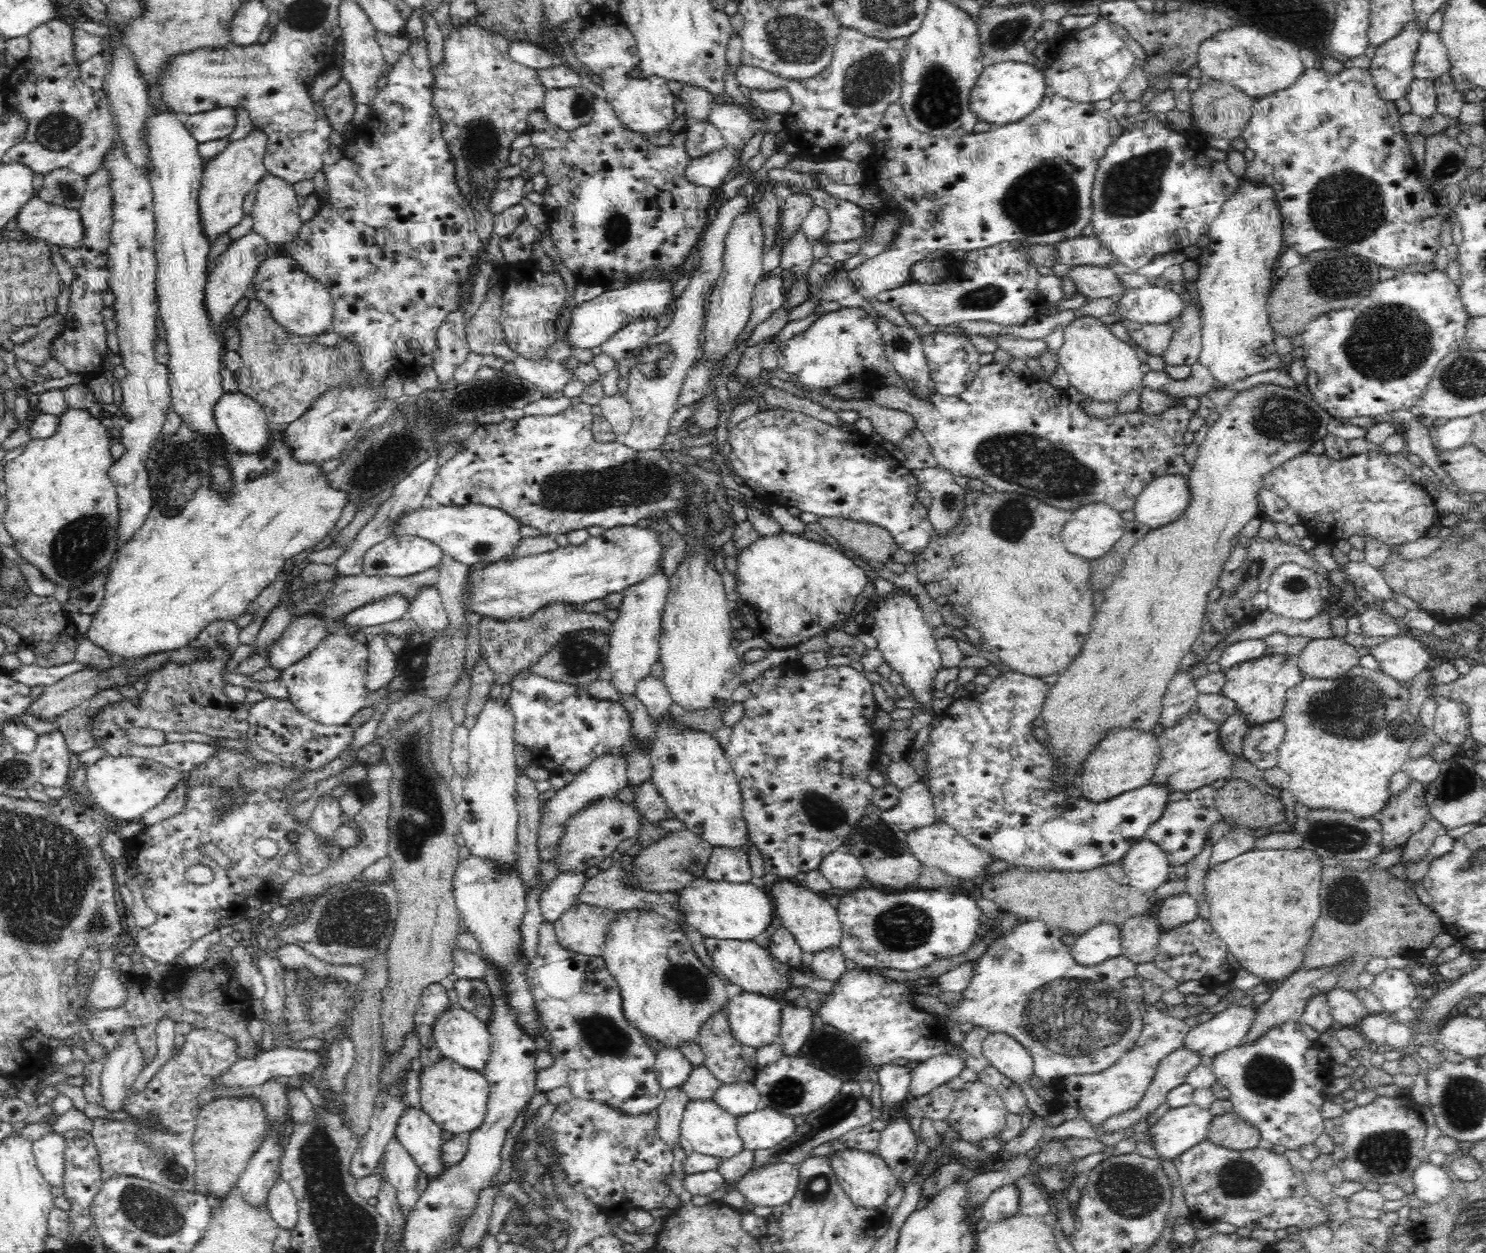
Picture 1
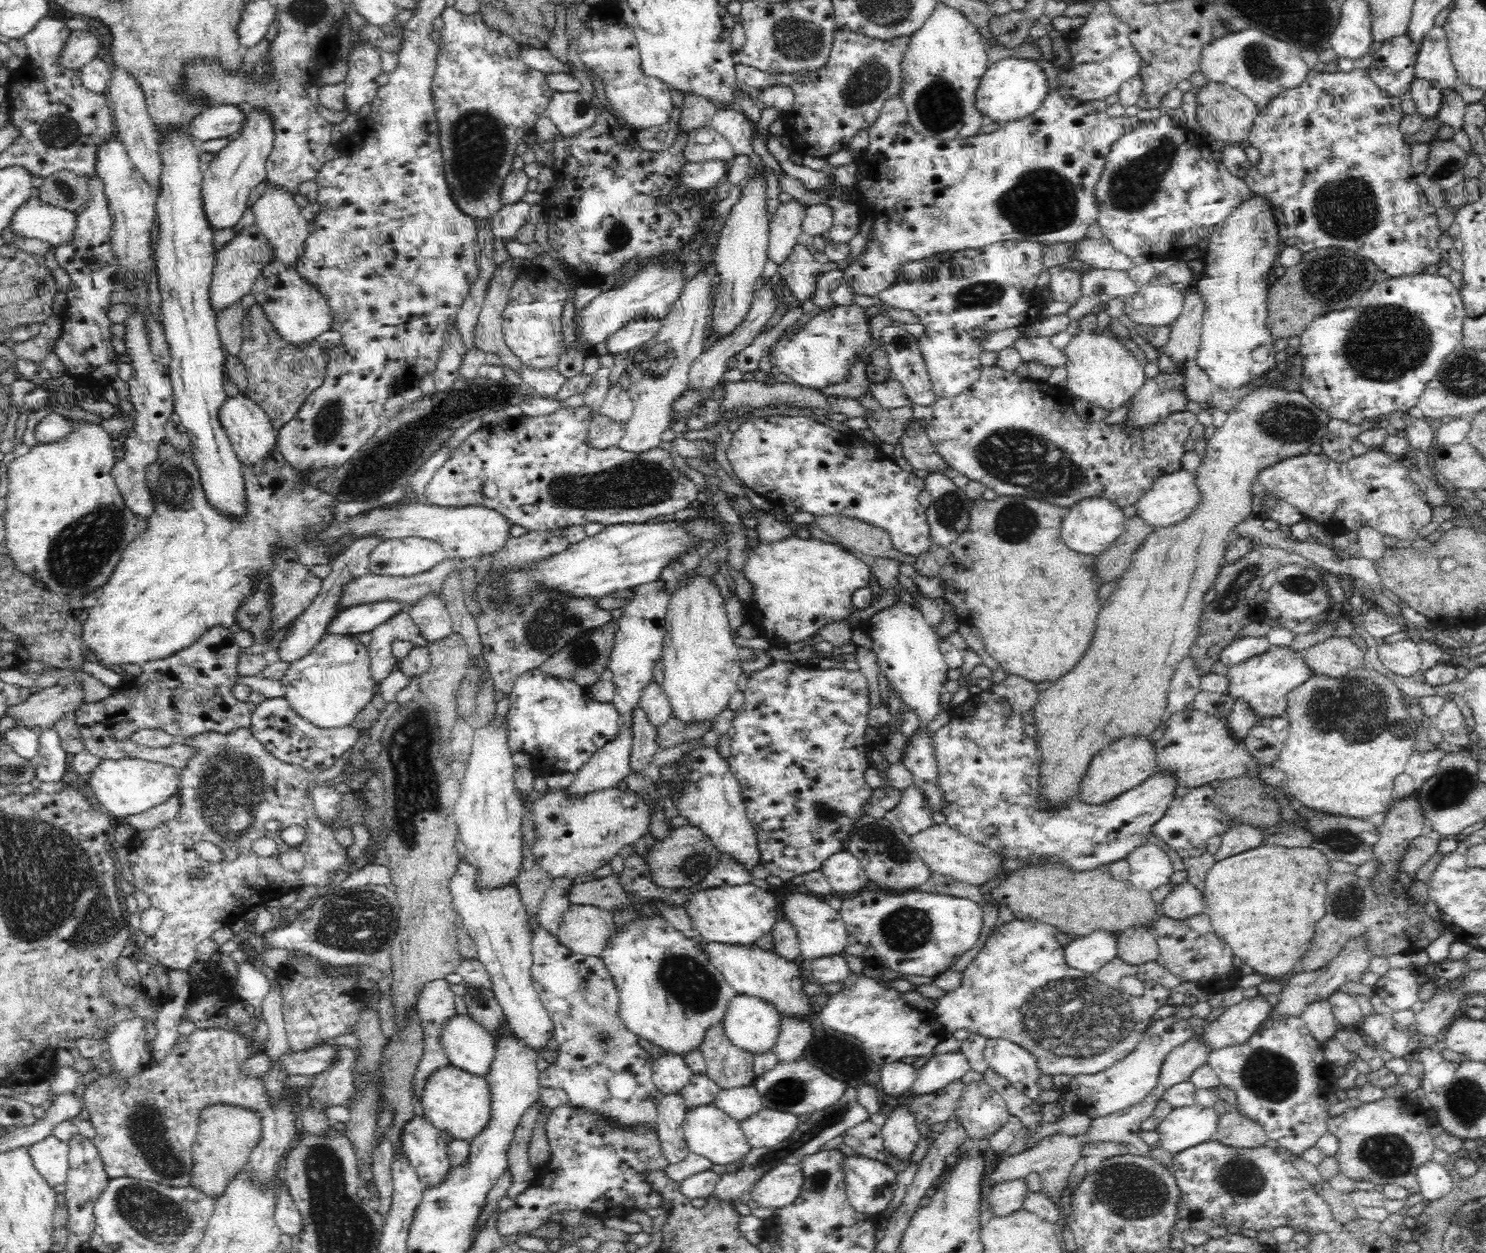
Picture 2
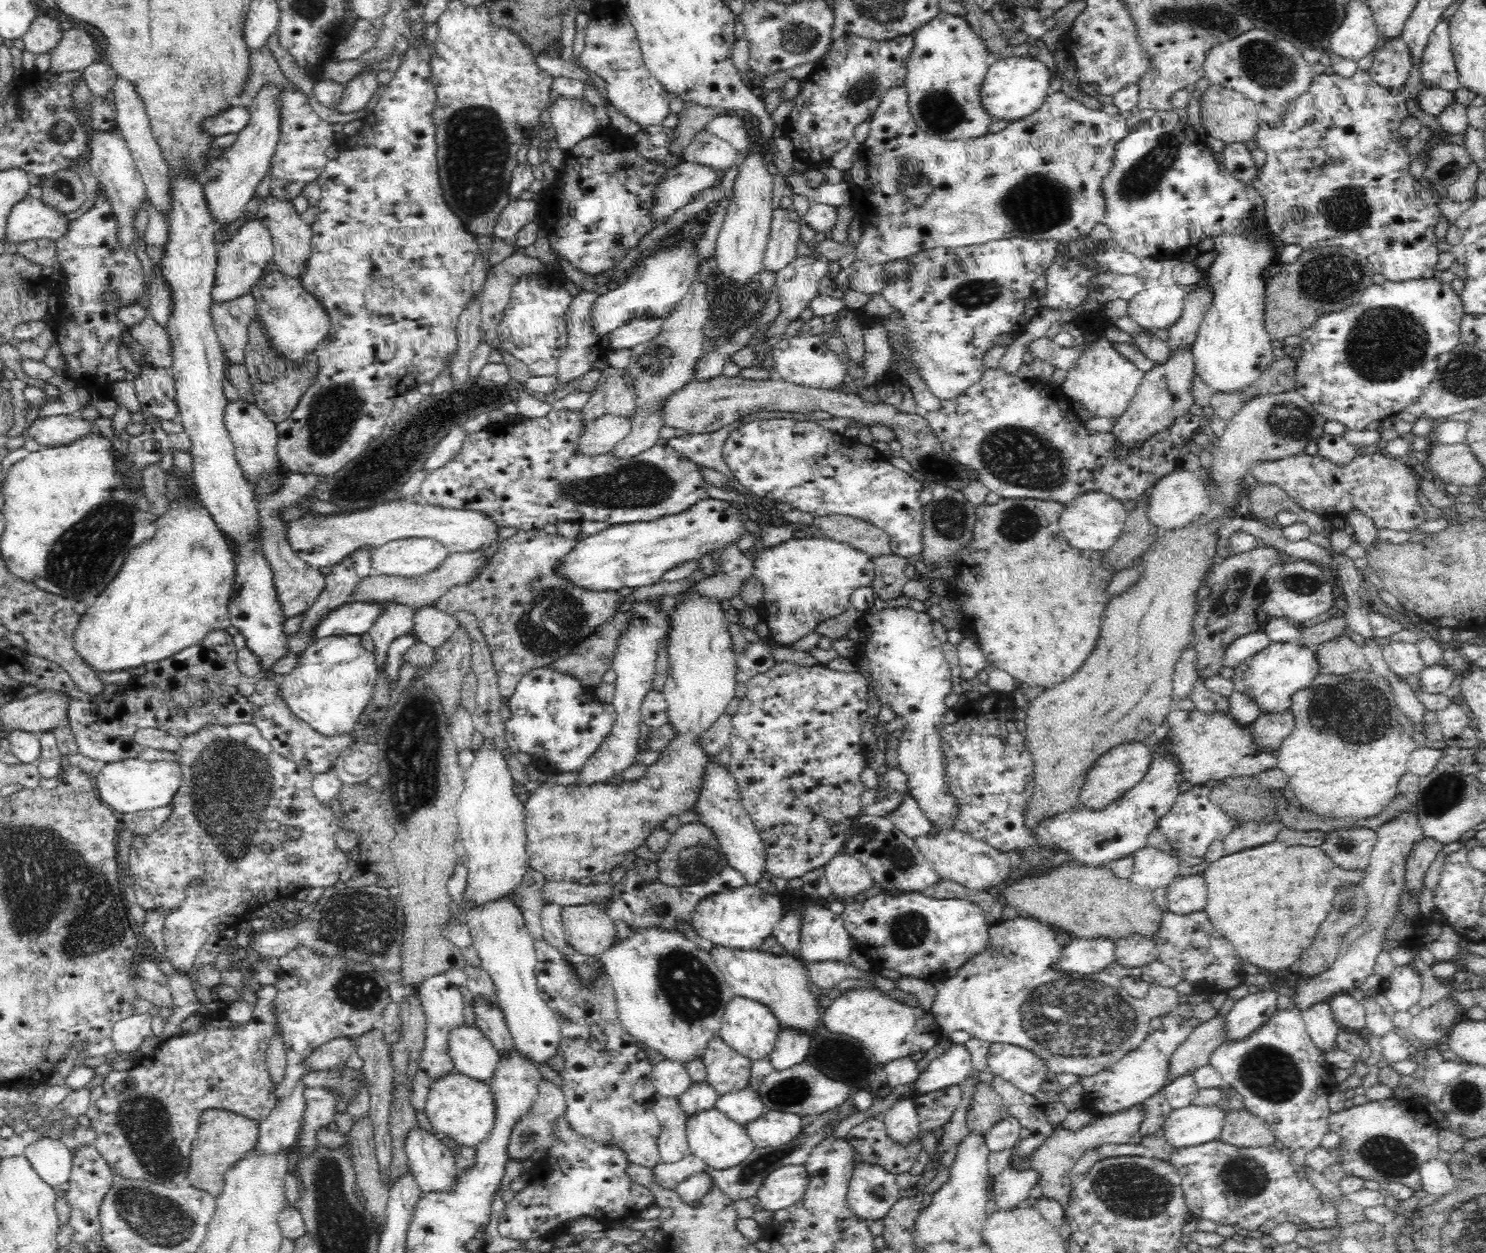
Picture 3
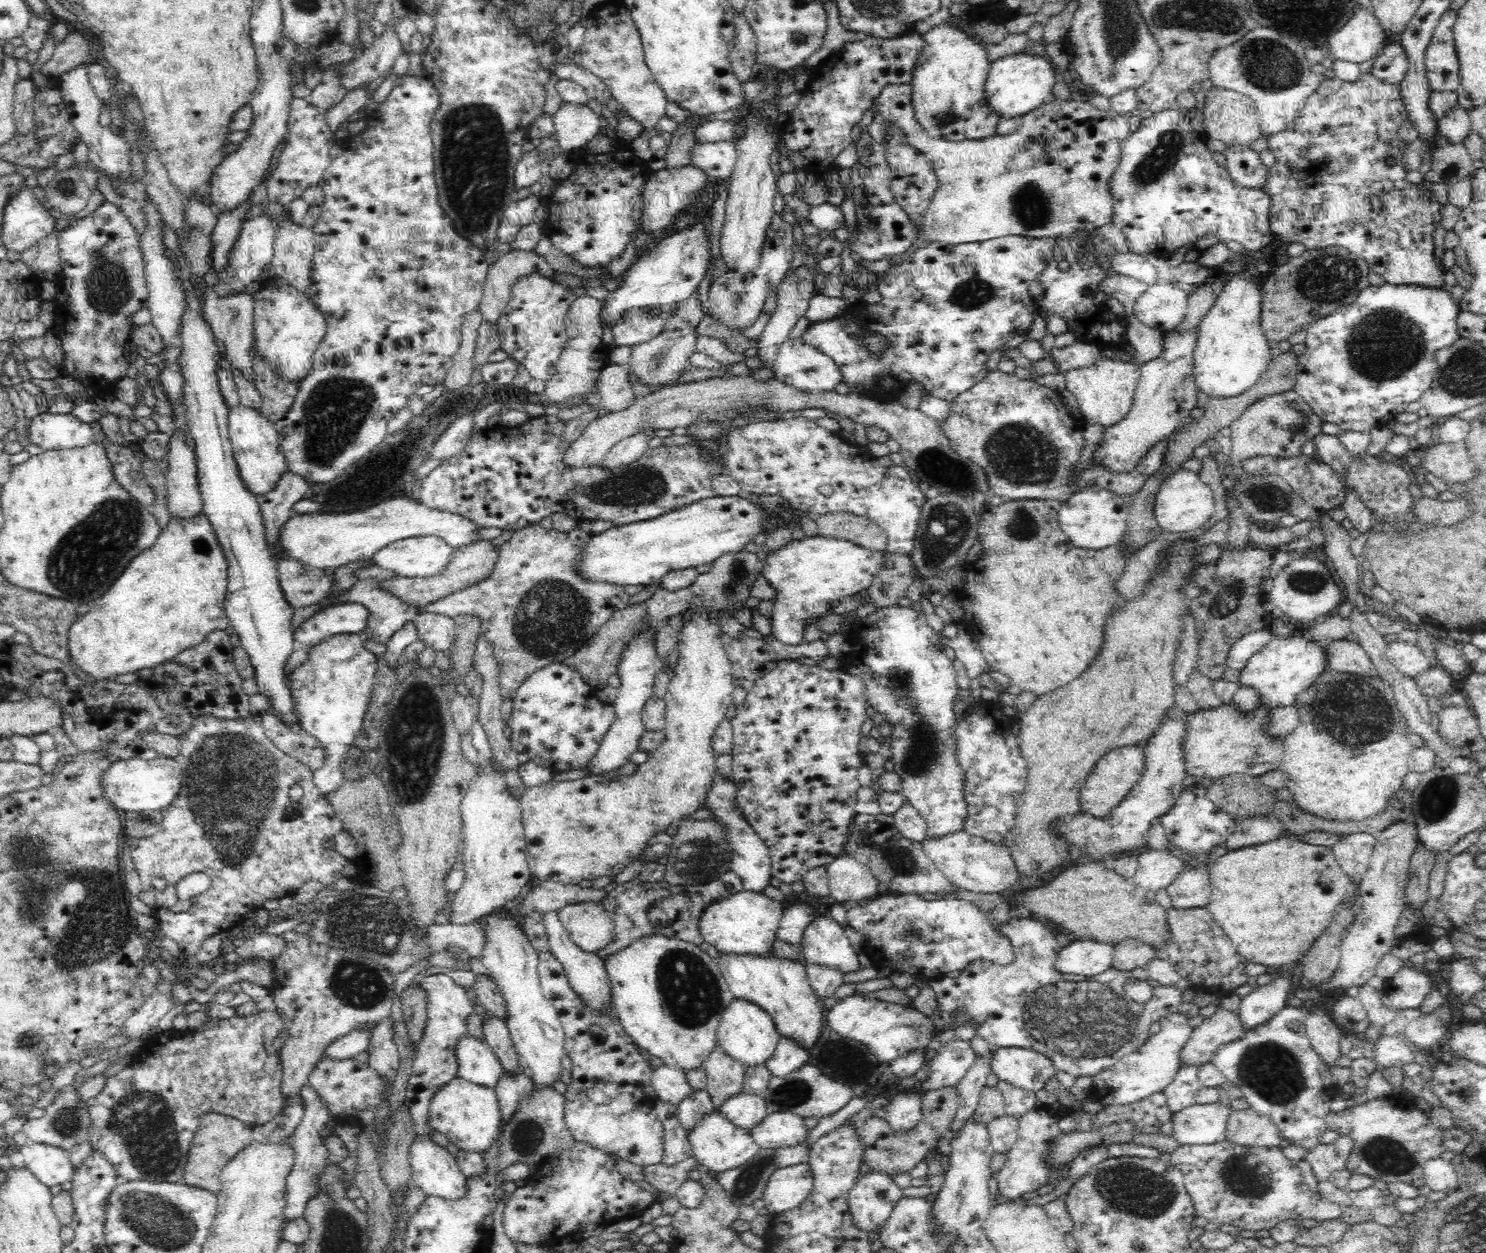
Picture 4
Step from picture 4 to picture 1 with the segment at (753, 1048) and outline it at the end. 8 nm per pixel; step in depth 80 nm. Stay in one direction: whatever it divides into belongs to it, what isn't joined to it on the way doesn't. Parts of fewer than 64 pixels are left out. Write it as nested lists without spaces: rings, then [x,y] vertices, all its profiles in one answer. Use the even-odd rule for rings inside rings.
[[[734,991],[727,1002],[732,1037],[752,1048],[772,1044],[779,1039],[783,1006],[778,999]]]

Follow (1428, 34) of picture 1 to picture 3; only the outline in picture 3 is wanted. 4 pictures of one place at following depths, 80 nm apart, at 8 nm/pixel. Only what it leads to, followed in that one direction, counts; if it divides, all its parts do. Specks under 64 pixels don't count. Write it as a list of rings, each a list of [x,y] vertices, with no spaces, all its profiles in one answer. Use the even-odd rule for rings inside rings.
[[[1441,19],[1424,48],[1420,75],[1427,88],[1442,88],[1454,93],[1461,88],[1450,40],[1450,21]]]

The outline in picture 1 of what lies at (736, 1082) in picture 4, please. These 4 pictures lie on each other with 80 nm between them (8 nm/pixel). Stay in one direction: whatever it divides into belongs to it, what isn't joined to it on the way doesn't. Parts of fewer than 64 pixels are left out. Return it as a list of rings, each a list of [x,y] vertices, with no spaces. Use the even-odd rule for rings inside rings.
[[[727,1006],[714,1012],[700,1028],[697,1044],[704,1053],[703,1065],[721,1082],[721,1084],[734,1084],[734,1082],[753,1082],[758,1072],[756,1049],[744,1046],[732,1037],[727,1015]]]

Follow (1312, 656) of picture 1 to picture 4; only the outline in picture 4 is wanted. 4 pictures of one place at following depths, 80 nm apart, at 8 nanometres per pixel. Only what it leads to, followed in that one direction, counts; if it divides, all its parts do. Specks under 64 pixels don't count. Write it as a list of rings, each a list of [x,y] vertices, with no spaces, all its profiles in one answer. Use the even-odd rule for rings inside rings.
[[[1334,640],[1324,647],[1326,651],[1326,668],[1343,673],[1377,676],[1378,671],[1374,667],[1372,659],[1368,657],[1366,649],[1359,642]]]

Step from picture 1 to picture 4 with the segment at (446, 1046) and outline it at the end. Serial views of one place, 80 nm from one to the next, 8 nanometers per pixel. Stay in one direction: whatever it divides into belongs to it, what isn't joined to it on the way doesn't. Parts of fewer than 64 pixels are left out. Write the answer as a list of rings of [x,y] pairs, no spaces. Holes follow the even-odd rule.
[[[469,1034],[456,1045],[456,1061],[458,1076],[478,1086],[496,1088],[503,1072],[499,1058],[487,1043]]]

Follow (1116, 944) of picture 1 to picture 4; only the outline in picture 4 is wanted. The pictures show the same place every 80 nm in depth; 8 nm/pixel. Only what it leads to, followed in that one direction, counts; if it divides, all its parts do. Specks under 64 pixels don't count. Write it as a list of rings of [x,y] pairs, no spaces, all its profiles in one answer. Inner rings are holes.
[[[1071,939],[1058,953],[1054,967],[1065,975],[1089,978],[1108,970],[1112,966],[1113,954],[1114,944]]]

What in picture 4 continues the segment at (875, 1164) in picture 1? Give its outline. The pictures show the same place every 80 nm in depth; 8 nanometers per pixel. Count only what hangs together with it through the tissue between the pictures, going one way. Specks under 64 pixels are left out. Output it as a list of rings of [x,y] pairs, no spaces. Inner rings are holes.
[[[873,1170],[860,1174],[849,1192],[853,1223],[862,1233],[880,1232],[902,1197],[892,1176]]]

